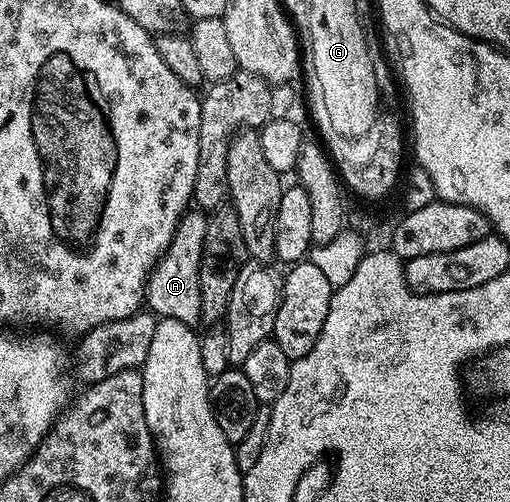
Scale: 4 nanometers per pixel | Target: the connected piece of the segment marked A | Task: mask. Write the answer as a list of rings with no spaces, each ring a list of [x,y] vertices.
[[[187,210],[182,215],[182,221],[176,226],[176,234],[168,246],[168,250],[160,259],[158,265],[150,272],[146,280],[146,294],[144,304],[155,317],[167,320],[176,318],[176,322],[194,326],[202,319],[200,314],[200,254],[204,254],[204,234],[206,233],[207,213],[202,210]]]

